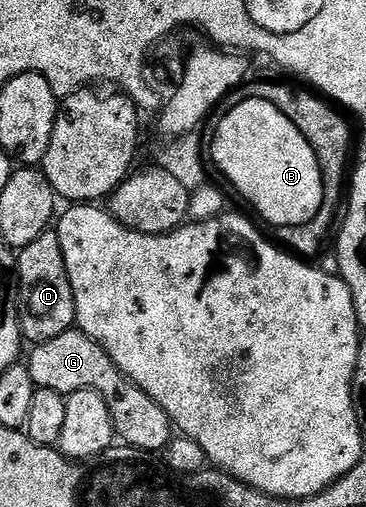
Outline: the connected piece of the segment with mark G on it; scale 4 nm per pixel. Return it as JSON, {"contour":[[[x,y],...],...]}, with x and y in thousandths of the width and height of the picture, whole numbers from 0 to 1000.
{"contour":[[[202,645],[161,661],[150,669],[128,669],[93,679],[74,706],[74,718],[85,732],[85,748],[104,767],[150,771],[180,779],[208,767],[257,767],[276,775],[281,787],[298,797],[309,826],[309,850],[322,864],[331,862],[355,886],[388,886],[393,893],[437,895],[451,880],[473,868],[478,848],[473,832],[434,803],[434,795],[402,779],[402,771],[380,765],[355,744],[292,700],[292,692],[270,677],[251,673],[235,657]]]}

